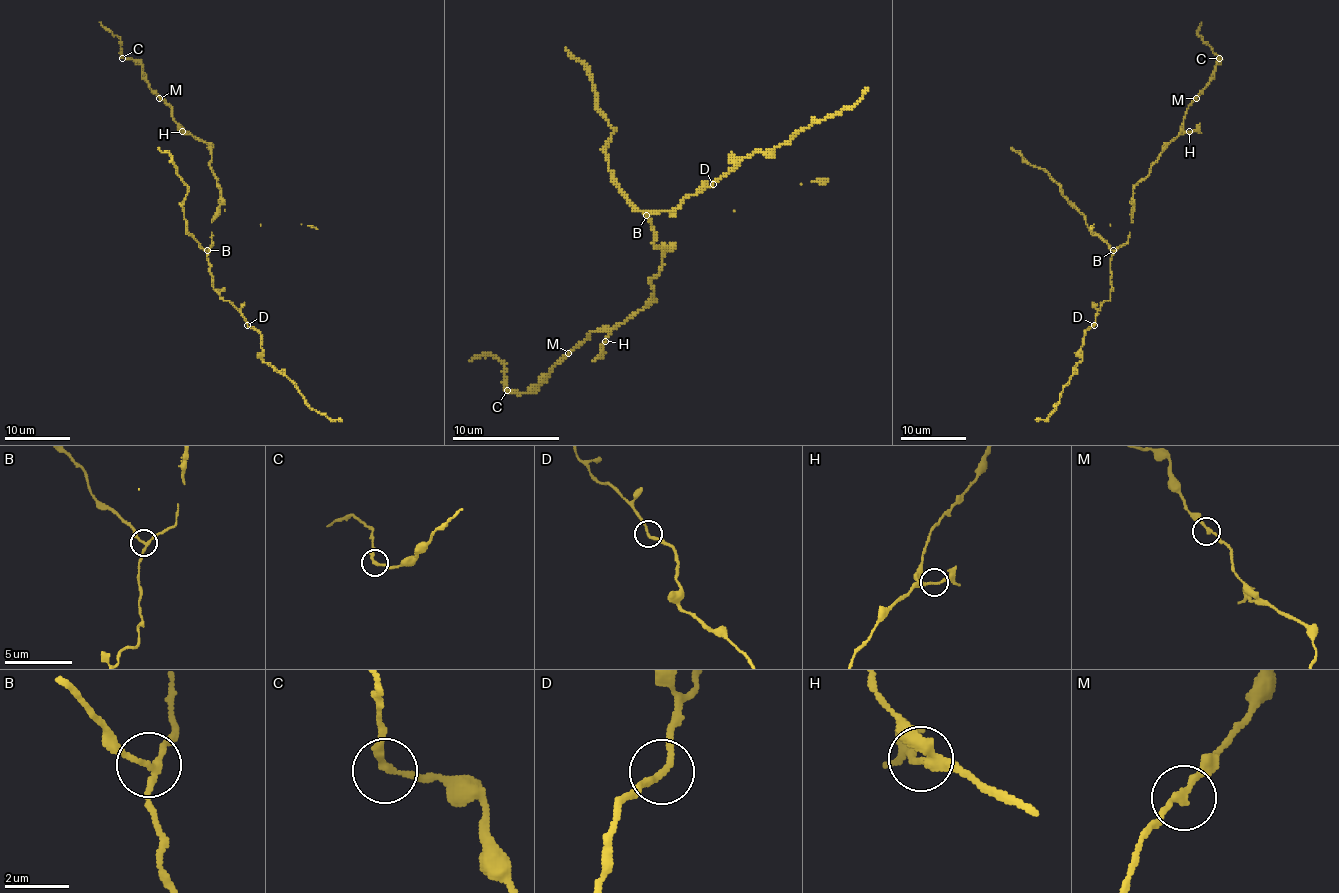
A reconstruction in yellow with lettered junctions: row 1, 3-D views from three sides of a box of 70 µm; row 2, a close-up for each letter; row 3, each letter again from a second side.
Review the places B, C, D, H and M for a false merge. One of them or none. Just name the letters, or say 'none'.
B

